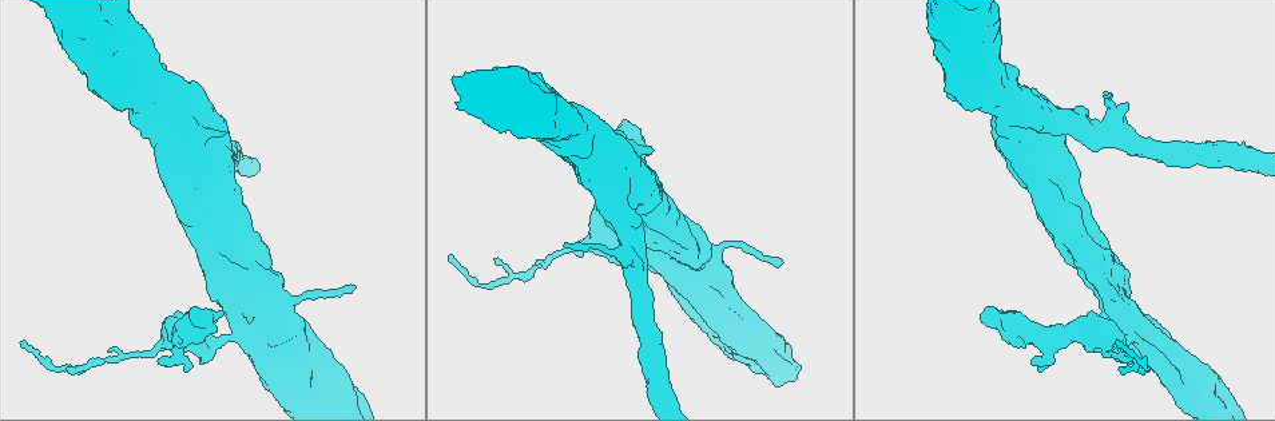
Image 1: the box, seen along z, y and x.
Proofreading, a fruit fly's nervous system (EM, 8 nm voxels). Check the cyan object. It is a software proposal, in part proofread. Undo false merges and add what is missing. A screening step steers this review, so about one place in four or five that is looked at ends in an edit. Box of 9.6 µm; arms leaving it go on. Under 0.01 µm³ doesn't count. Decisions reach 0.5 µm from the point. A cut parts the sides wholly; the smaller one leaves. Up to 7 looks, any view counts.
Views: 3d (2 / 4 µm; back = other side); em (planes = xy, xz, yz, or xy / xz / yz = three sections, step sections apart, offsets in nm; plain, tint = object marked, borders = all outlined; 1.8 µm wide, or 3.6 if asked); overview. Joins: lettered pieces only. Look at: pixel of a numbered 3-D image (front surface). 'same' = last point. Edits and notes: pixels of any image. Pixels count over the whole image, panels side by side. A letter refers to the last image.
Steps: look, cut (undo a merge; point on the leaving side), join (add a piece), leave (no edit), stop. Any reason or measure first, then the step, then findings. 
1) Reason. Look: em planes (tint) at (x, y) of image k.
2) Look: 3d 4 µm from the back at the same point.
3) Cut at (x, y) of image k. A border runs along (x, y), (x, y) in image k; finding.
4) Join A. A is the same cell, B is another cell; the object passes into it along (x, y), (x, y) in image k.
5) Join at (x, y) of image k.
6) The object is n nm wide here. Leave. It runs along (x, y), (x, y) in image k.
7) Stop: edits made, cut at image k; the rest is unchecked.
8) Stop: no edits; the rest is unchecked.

Closes a loop. Look: em 3.6 µm planes (borders) at (99, 63) of image 1.

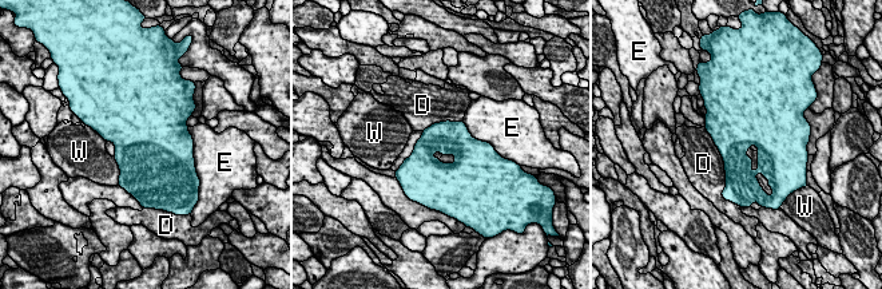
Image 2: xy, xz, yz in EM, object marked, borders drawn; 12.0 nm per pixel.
The object is 800 nm wide here. Leave. D, E and W are other cells; continuous, no second cell.

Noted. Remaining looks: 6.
Touches itself. Look: 3d 4 µm at (1023, 143) of image 1.

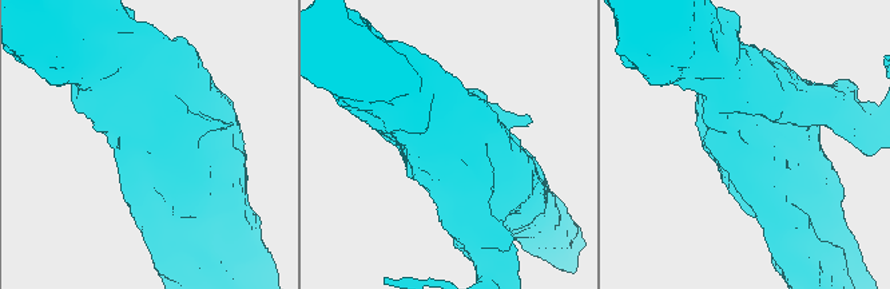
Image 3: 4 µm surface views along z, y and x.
Now the EM. Look: em xz step 4 (tint) at (749, 141) of image 3.

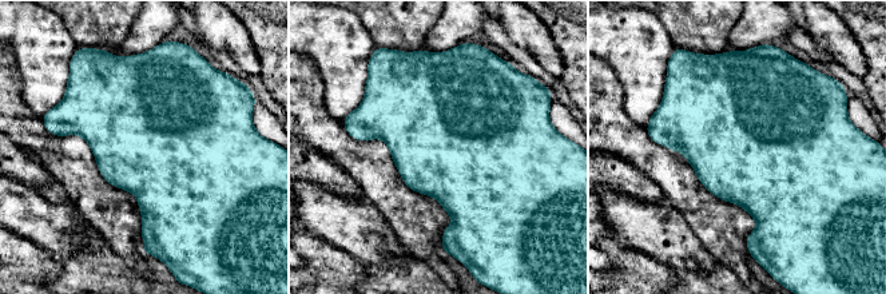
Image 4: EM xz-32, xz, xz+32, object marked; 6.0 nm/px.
Another direction. Look: em planes (borders) at the same point.

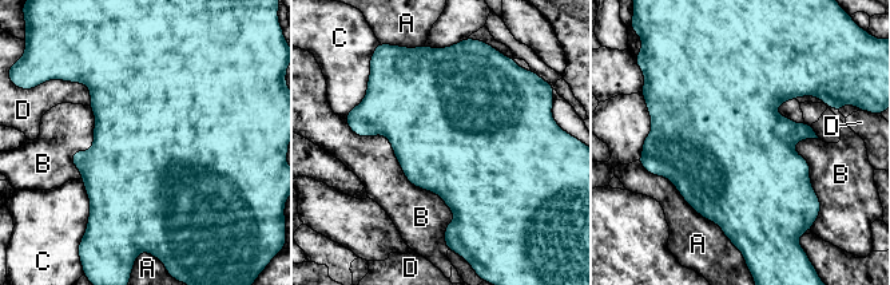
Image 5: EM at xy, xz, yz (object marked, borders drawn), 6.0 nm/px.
The object is 800 nm wide here. Leave. A, B, C and D are other cells; a border runs along (350, 127), (448, 206), (445, 238) in image 5; one cell here.

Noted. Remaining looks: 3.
Tapers out. Look: em planes (borders) at (494, 262) of image 1.

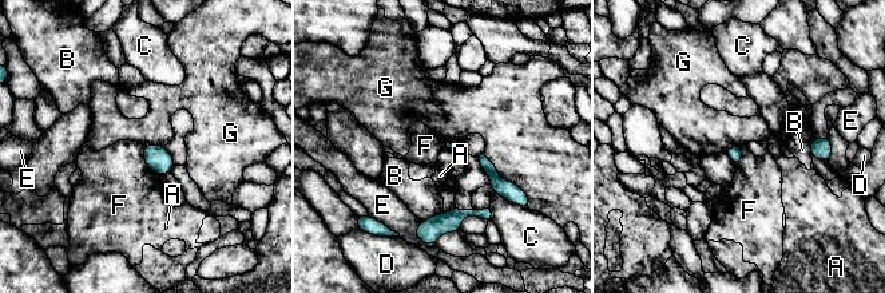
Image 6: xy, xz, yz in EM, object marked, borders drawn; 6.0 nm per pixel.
Leave. A, B, C, D, E, F and G are other cells; a border runs along (484, 153), (496, 173), (523, 191) in image 6; no lettered piece goes on from it.

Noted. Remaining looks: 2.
Stop: no edits; the rest is unchecked.

